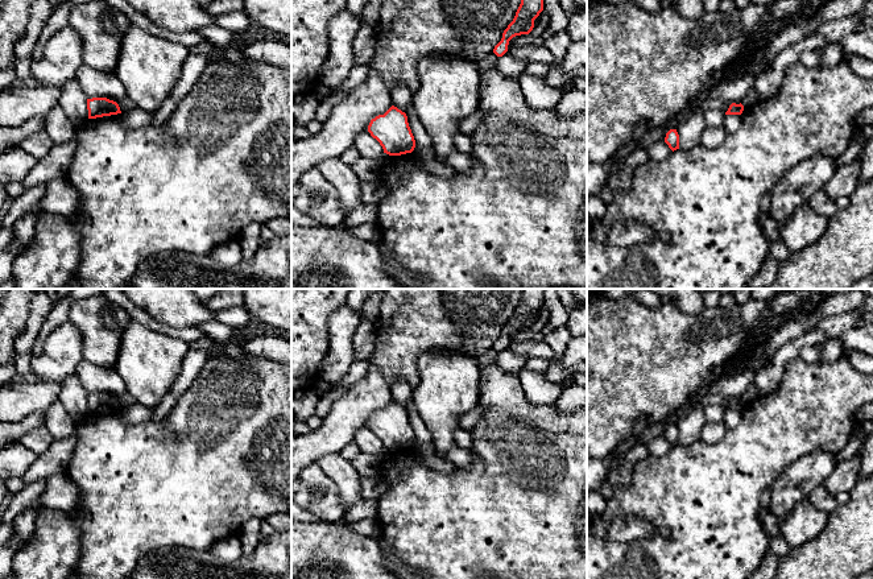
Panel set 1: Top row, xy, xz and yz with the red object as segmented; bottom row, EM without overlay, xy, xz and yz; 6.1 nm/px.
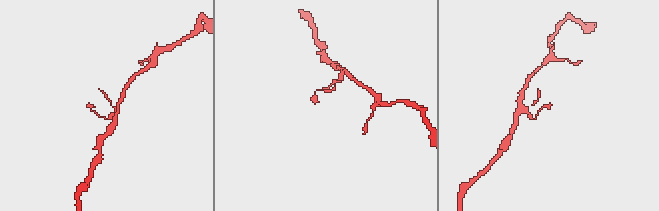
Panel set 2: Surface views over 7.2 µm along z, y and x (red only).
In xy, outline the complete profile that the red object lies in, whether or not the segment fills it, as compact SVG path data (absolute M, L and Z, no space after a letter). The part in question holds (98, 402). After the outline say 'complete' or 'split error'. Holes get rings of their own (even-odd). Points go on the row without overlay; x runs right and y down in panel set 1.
M107 393L87 394L88 414L121 409L116 397Z | complete

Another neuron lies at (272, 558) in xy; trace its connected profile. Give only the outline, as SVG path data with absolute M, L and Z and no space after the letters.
M291 529L274 532L262 539L249 555L228 562L211 551L196 551L178 546L164 546L144 555L131 579L291 579Z

